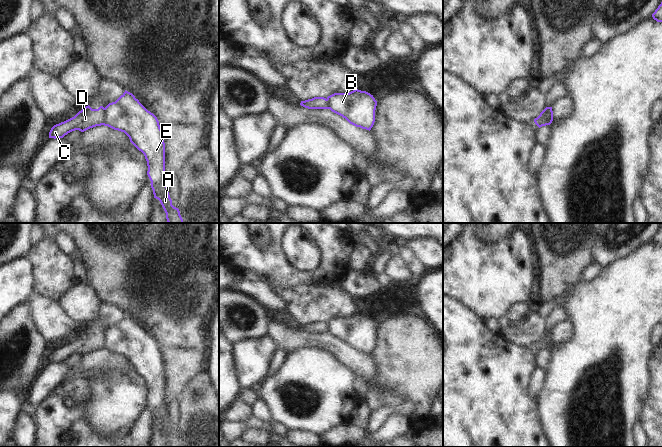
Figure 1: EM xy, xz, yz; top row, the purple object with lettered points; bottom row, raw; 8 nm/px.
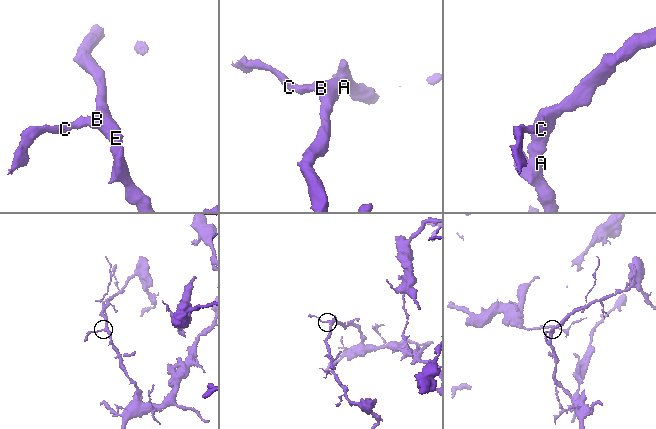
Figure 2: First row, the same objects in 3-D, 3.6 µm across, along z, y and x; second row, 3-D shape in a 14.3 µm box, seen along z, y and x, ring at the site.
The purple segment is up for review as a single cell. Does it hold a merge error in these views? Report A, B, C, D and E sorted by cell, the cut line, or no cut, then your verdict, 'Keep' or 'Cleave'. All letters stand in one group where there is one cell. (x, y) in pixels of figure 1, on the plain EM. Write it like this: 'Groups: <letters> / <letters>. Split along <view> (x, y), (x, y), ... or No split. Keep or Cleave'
Groups: A B E / C D. Split along xy (104, 332), (102, 348). Cleave.

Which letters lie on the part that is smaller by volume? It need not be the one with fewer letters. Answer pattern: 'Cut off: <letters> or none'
Cut off: C, D

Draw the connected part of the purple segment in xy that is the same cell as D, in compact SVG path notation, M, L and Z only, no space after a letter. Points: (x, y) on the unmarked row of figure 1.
M88 329L74 341L54 349L49 356L49 362L63 362L75 354L84 356L90 352L103 349L103 345L104 331L100 330L98 333L92 333Z

